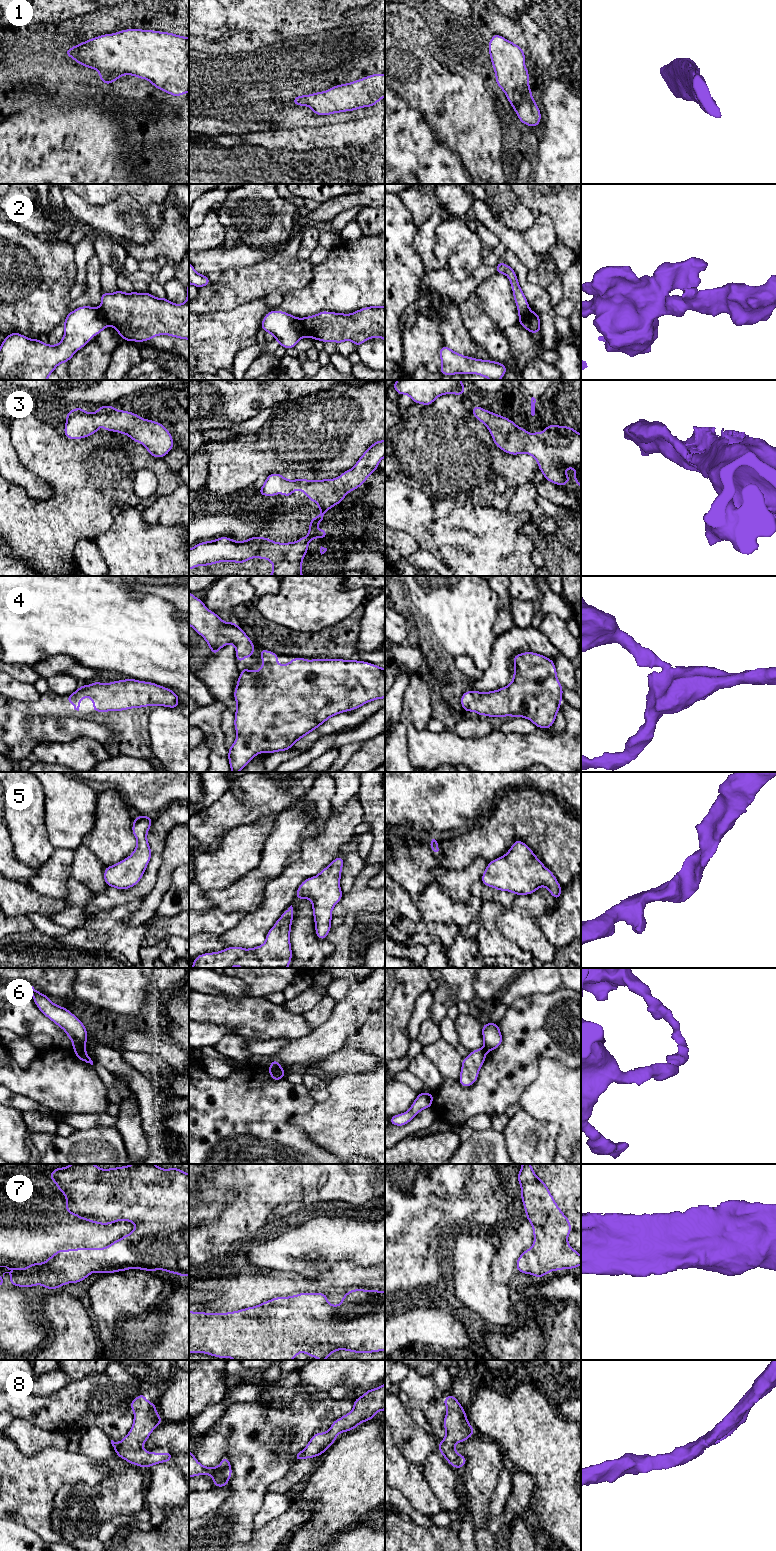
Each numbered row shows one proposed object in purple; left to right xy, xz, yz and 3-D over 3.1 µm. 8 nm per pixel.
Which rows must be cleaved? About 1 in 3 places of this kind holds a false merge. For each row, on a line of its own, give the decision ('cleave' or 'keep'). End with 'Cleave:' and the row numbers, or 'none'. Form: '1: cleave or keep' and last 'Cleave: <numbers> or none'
1: keep
2: cleave
3: keep
4: keep
5: keep
6: cleave
7: keep
8: keep
Cleave: 2, 6

